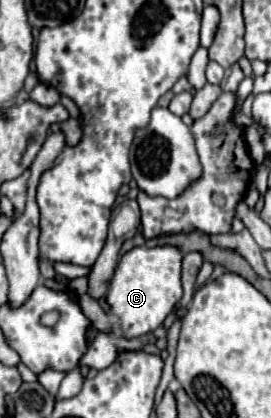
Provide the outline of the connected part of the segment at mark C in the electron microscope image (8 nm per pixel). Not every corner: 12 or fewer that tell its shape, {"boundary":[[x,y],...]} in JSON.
{"boundary":[[133,247],[107,303],[125,339],[155,331],[183,295],[177,247]]}

